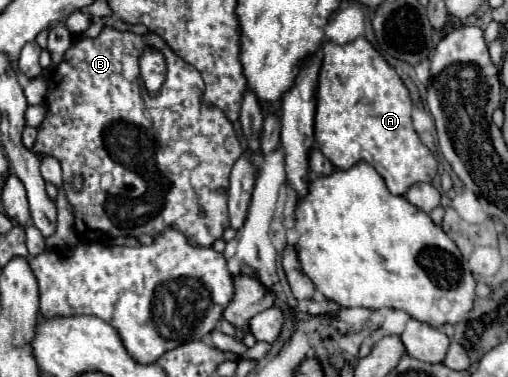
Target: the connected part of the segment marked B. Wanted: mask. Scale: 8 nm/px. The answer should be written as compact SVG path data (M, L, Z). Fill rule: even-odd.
M105 26L95 40L83 38L73 42L49 80L45 94L47 116L39 126L39 134L31 150L37 156L53 156L59 160L63 168L63 188L73 208L75 230L79 234L85 236L97 232L105 240L119 236L139 238L141 234L157 238L167 228L177 228L191 246L199 248L209 248L217 238L221 238L223 230L229 226L229 172L235 160L243 156L243 148L225 114L201 104L203 88L205 84L201 74L191 64L183 62L155 32L135 34ZM145 46L159 48L167 60L167 78L157 98L147 96L143 80L137 78L137 58ZM75 174L85 178L81 192L73 192L71 188L71 178Z

